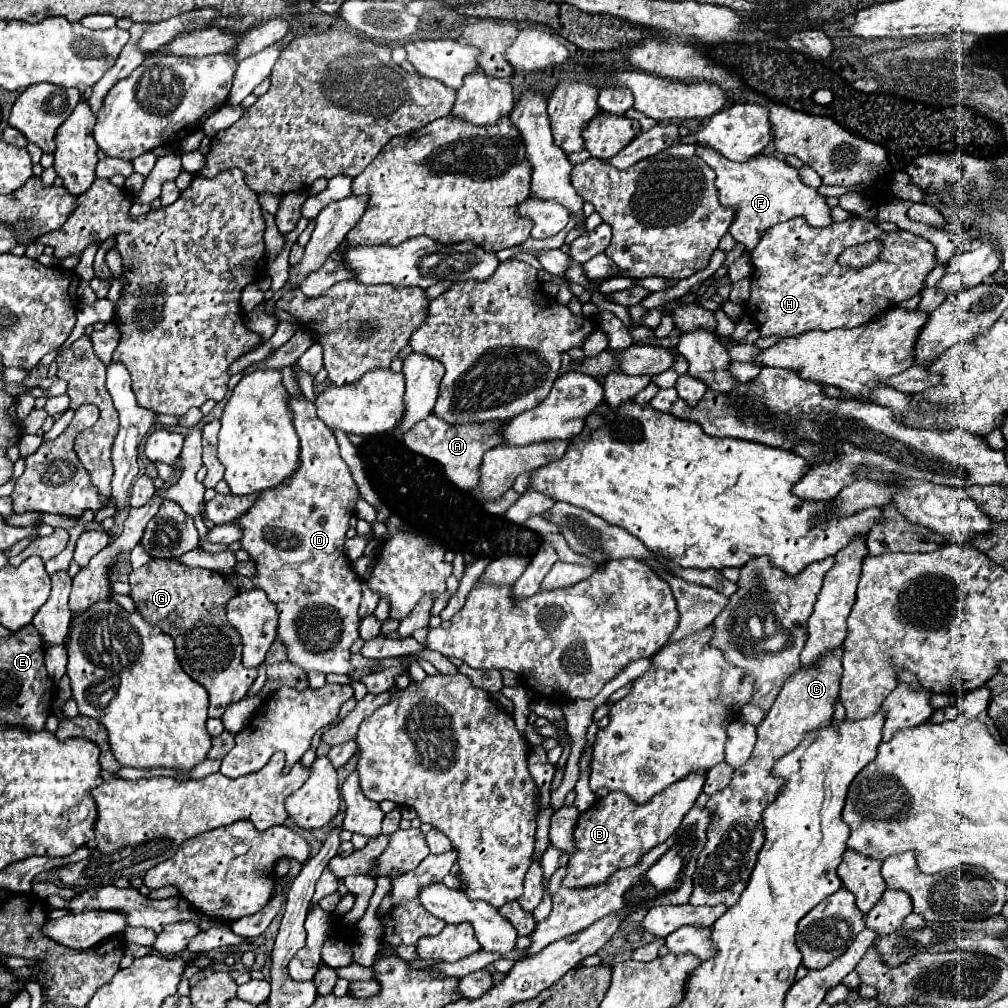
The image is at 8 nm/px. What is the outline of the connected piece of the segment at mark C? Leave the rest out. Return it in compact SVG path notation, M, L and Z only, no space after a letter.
M839 645L821 655L811 667L799 667L785 679L767 717L757 725L757 745L753 755L743 767L735 769L731 783L723 791L711 795L707 801L707 807L713 811L713 821L709 825L707 845L699 855L697 871L693 875L693 895L689 899L691 905L723 903L725 907L731 907L731 903L739 901L757 863L757 855L765 843L763 811L785 787L785 779L773 777L771 769L783 755L793 751L809 731L831 725L835 701L839 697L843 651L843 645Z

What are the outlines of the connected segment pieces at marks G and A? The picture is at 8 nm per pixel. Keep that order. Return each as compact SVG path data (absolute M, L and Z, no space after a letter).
M151 559L147 565L143 565L131 573L129 583L131 583L131 599L135 601L141 617L149 625L157 625L163 633L173 637L175 647L177 647L177 657L179 657L183 671L193 681L201 683L209 691L209 717L221 717L223 711L227 709L227 705L241 701L247 695L251 683L255 681L257 669L245 669L241 665L239 633L233 627L229 627L225 611L221 607L227 599L237 595L237 591L225 581L225 577L215 573L215 571L201 569L201 567L189 569L175 559L173 561Z
M429 415L427 419L419 421L419 425L411 427L411 431L403 435L403 441L411 451L441 463L443 469L445 469L445 475L449 477L449 481L453 485L457 485L459 489L469 491L477 483L479 463L481 463L483 453L487 449L499 445L499 427L501 427L501 423L503 421L491 421L491 423L479 423L479 425L471 425L471 423L467 423L467 425L449 425L441 419L437 419L435 415Z

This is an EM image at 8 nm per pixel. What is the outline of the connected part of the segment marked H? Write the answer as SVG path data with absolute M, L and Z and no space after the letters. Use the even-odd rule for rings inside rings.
M795 217L771 227L753 249L751 263L753 263L753 275L751 275L751 297L747 303L747 311L757 321L761 337L769 337L769 335L793 337L811 329L831 331L831 329L853 329L865 325L879 313L917 295L923 289L923 281L927 273L933 267L937 267L935 247L927 239L913 235L909 231L885 233L867 219L847 219L839 223L833 221L827 227L811 227L805 217ZM871 239L883 241L883 253L879 261L863 269L847 269L837 263L837 257L841 255L843 249L847 249L853 243L867 243Z

